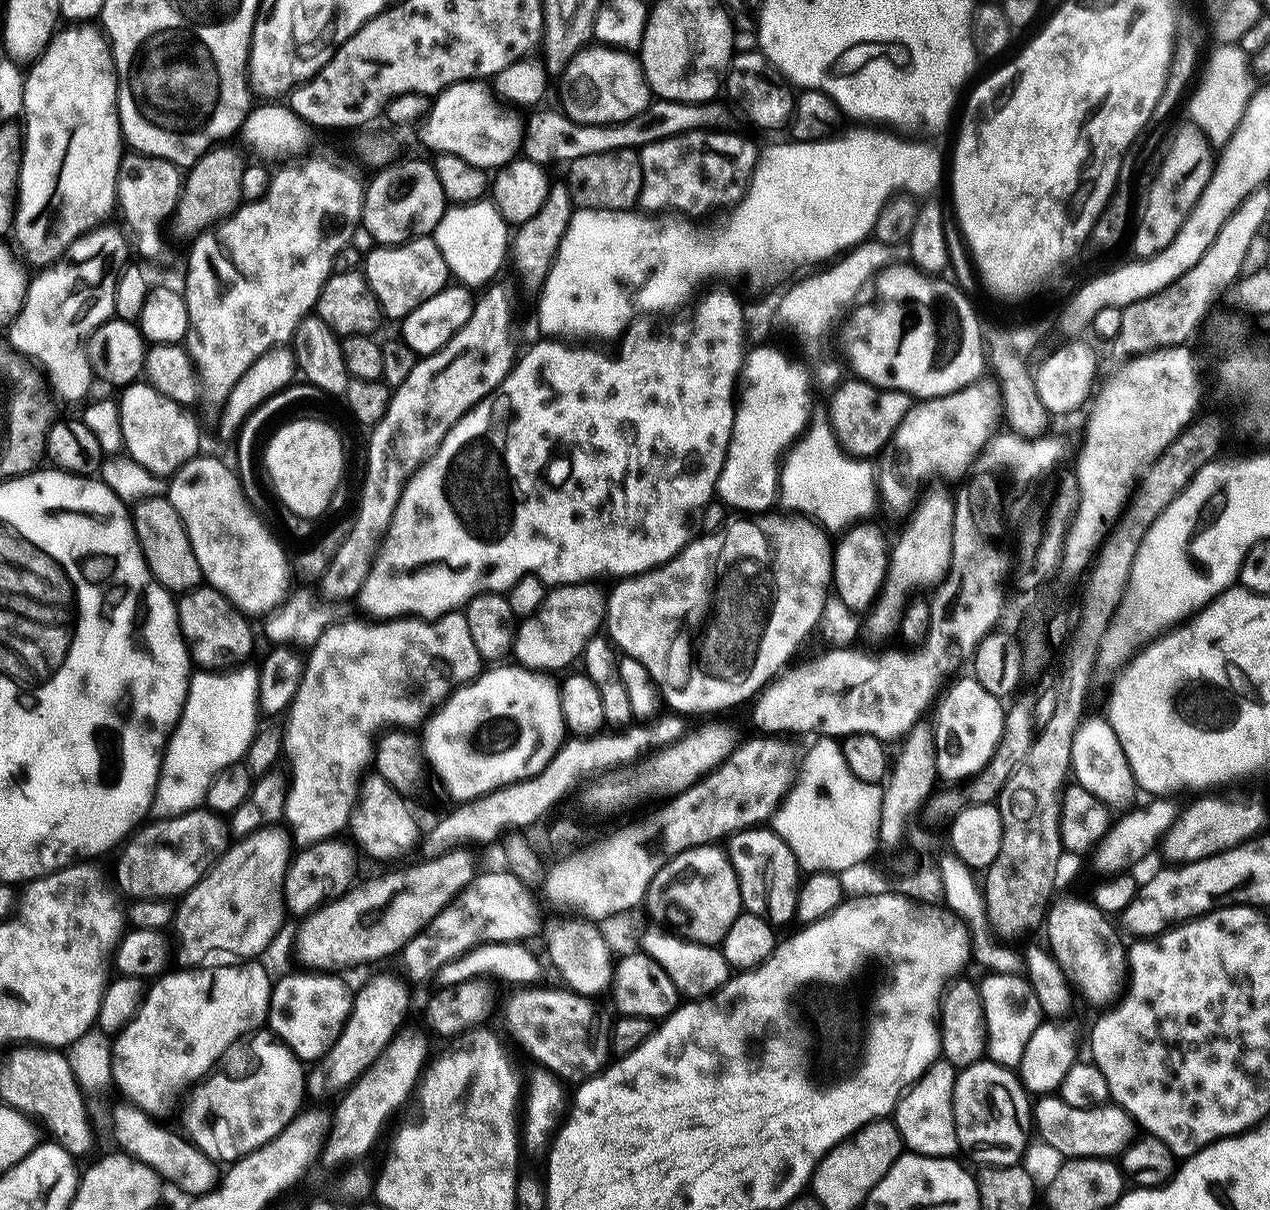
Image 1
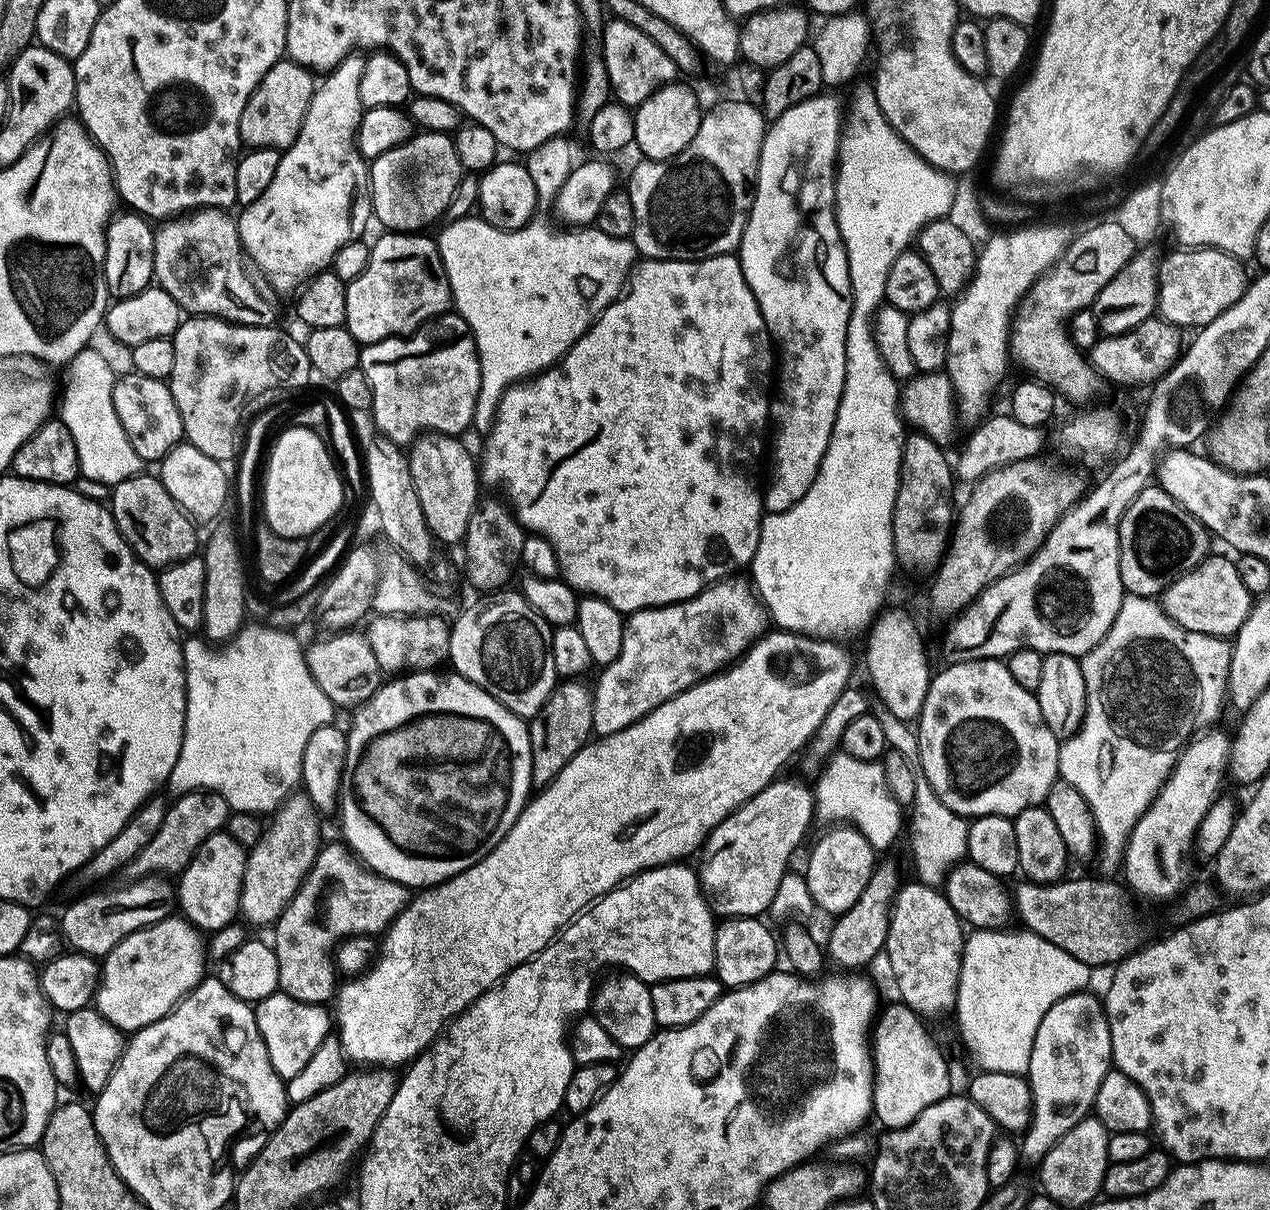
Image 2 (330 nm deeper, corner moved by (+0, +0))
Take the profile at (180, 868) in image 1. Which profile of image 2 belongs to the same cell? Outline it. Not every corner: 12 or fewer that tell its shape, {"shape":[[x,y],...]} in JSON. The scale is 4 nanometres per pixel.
{"shape":[[168,878],[96,892],[64,912],[67,947],[103,958],[174,912]]}

